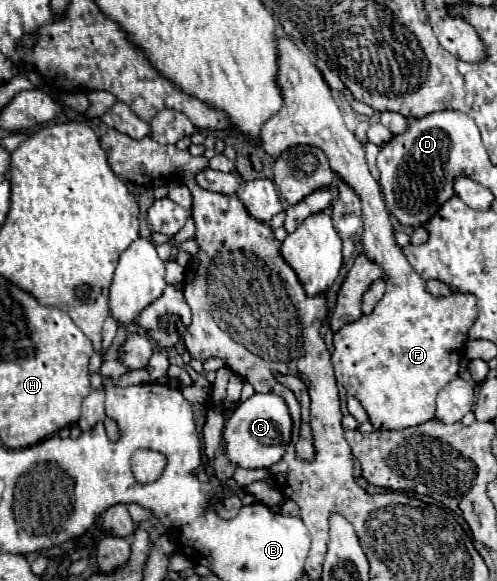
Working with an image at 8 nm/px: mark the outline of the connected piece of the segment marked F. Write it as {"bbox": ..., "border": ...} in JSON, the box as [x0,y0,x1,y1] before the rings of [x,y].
{"bbox":[260,38,478,430],"border":[[[280,38],[278,40],[278,84],[282,88],[284,106],[278,114],[274,114],[266,126],[262,126],[260,132],[260,146],[270,156],[280,156],[286,148],[294,144],[310,144],[318,146],[326,152],[330,160],[330,168],[348,184],[354,188],[354,192],[360,196],[362,202],[362,220],[364,220],[364,232],[362,232],[362,252],[368,260],[376,262],[384,272],[386,282],[386,294],[376,304],[372,314],[358,318],[356,322],[340,328],[334,334],[334,354],[332,354],[332,366],[336,372],[336,380],[340,386],[346,388],[350,396],[354,396],[368,412],[370,422],[376,430],[400,430],[408,426],[418,426],[434,418],[436,412],[436,394],[442,390],[452,378],[458,376],[460,360],[464,358],[464,344],[468,340],[468,330],[472,328],[472,322],[476,320],[478,306],[476,296],[468,292],[452,292],[450,296],[432,296],[426,292],[426,280],[414,272],[414,268],[408,264],[402,248],[394,240],[394,228],[390,222],[390,214],[384,206],[382,192],[378,182],[368,170],[366,158],[364,158],[364,146],[356,140],[356,136],[346,128],[342,112],[336,104],[336,100],[330,94],[328,84],[324,82],[320,70],[310,62],[310,58],[290,40]]]}

